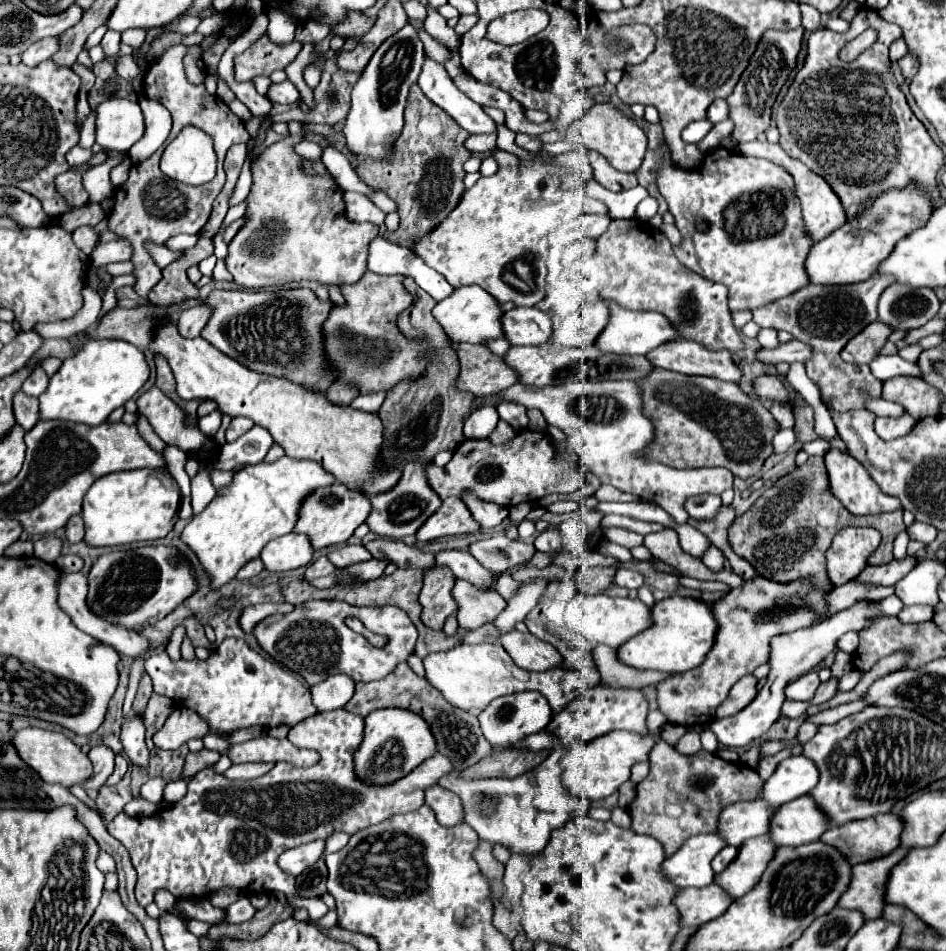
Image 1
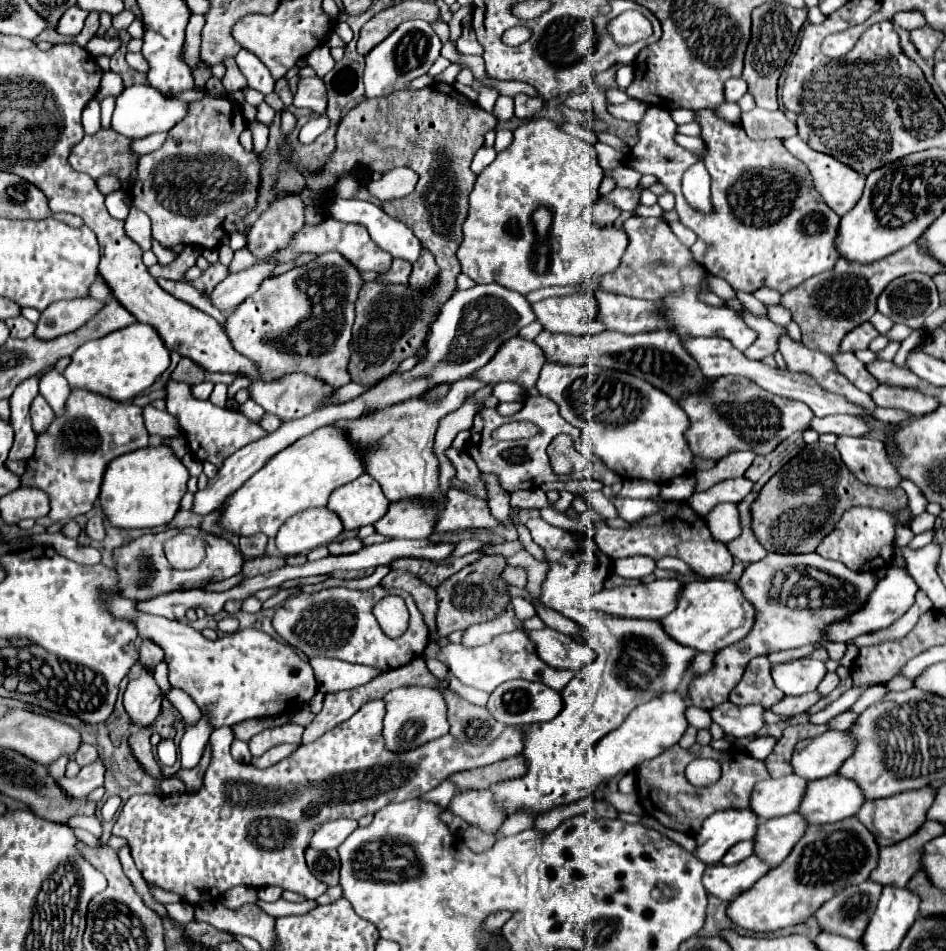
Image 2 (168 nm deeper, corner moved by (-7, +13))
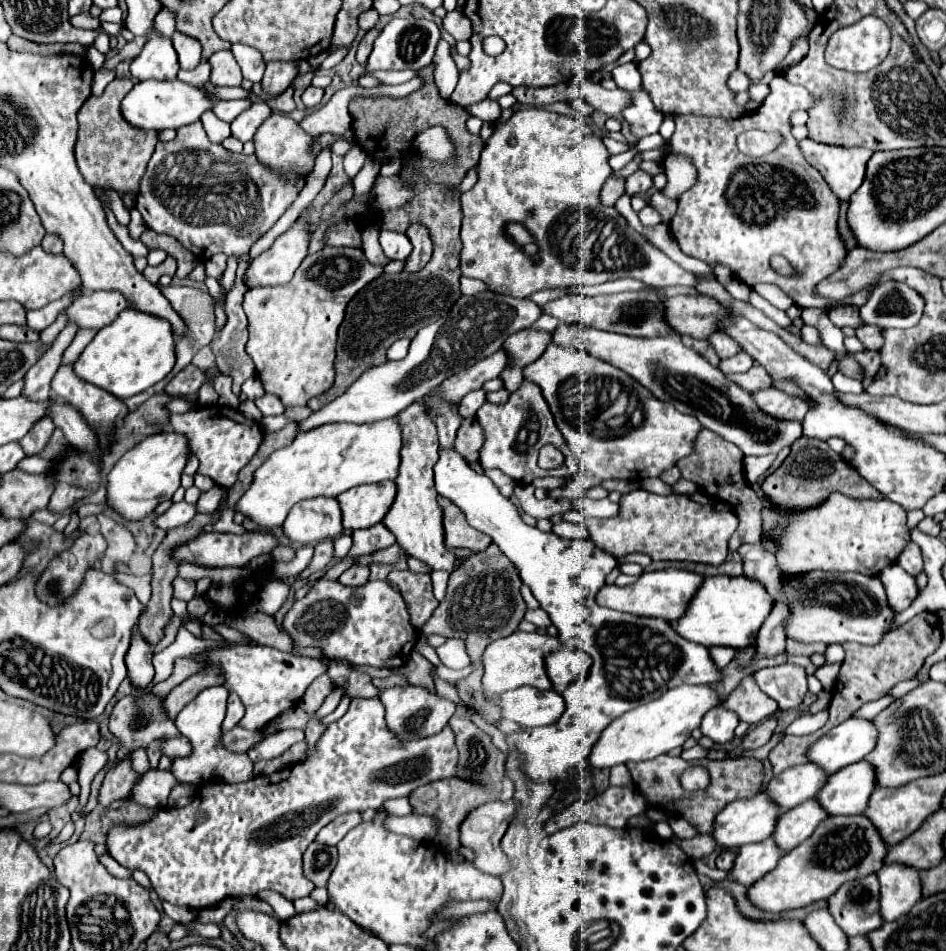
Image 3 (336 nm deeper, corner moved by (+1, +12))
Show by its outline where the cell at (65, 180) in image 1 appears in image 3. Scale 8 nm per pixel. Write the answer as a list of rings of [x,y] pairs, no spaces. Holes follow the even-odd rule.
[[[114,79],[102,97],[90,97],[78,111],[80,129],[74,147],[78,169],[90,185],[102,185],[118,193],[138,191],[138,181],[158,143],[156,131],[140,131],[128,125],[120,113],[120,101],[132,87],[134,83],[130,79]]]

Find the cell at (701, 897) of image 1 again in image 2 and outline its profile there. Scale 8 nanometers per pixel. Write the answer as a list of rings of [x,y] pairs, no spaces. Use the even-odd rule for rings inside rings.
[[[750,856],[734,866],[712,866],[704,872],[704,888],[708,894],[718,896],[720,900],[734,900],[738,894],[748,890],[754,882],[758,882],[770,866],[758,858]]]

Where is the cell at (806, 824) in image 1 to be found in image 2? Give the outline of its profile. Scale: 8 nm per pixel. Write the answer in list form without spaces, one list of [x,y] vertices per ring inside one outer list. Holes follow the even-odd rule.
[[[834,774],[808,782],[800,812],[808,824],[820,826],[854,816],[862,808],[864,800],[866,798],[854,780]]]

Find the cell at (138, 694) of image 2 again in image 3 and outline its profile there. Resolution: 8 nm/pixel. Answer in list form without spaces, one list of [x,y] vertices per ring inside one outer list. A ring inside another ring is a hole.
[[[138,633],[132,637],[130,649],[126,653],[126,667],[128,667],[128,679],[134,687],[144,689],[150,685],[154,677],[152,647]]]

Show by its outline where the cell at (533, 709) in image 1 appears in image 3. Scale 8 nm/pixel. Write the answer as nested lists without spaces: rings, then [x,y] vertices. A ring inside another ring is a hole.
[[[516,687],[512,691],[506,691],[504,695],[500,695],[498,705],[502,709],[502,715],[506,719],[512,719],[520,727],[542,727],[542,725],[550,725],[564,711],[564,699],[562,699],[562,695],[558,691],[554,691],[554,689],[540,691],[536,687]]]

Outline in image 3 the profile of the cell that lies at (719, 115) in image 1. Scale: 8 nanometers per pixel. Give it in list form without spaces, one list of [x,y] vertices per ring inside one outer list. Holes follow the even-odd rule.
[[[738,69],[728,77],[728,89],[730,89],[732,93],[746,91],[746,89],[748,89],[748,85],[750,85],[750,79],[748,79],[742,71],[738,71]]]

